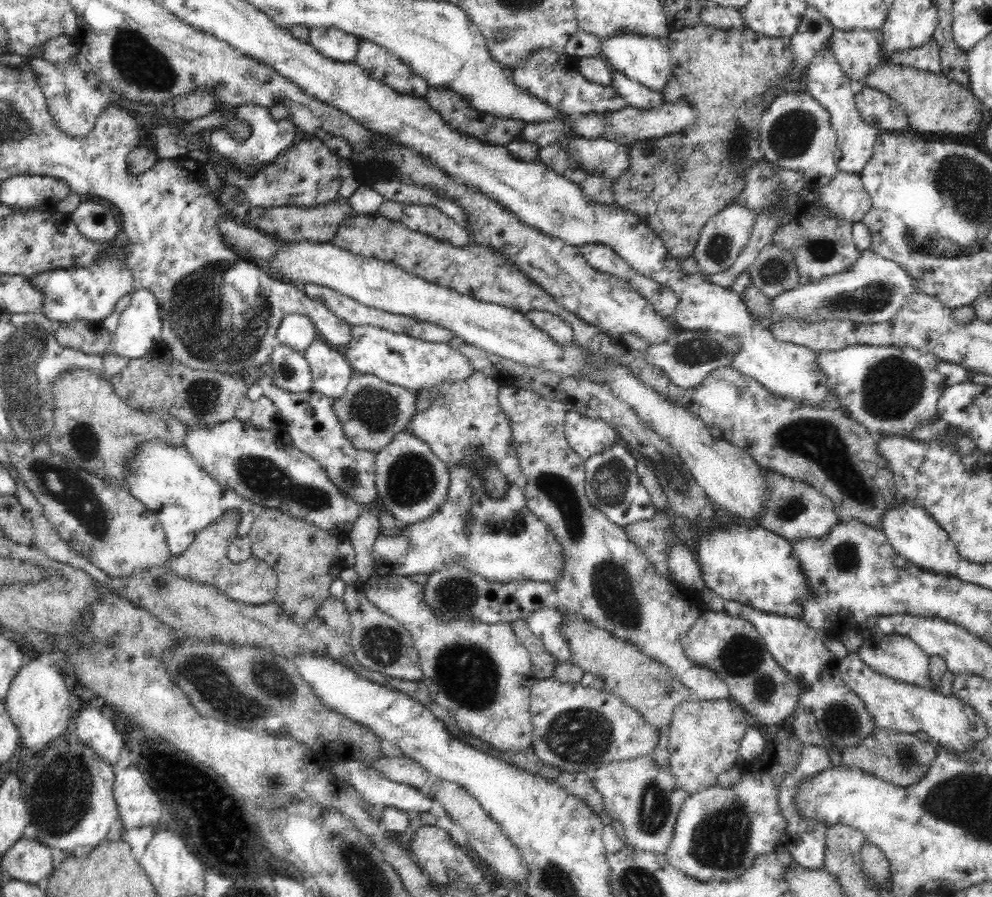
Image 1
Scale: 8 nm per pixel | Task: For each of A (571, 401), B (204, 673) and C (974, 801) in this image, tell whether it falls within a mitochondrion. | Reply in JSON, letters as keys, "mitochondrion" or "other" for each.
{"A":"other","B":"mitochondrion","C":"mitochondrion"}

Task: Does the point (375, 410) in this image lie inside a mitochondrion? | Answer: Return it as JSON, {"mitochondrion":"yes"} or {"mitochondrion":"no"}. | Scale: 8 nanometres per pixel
{"mitochondrion":"yes"}

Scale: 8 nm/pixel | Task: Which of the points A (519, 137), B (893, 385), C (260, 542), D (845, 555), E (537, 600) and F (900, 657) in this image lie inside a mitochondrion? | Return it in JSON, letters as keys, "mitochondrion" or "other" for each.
{"A":"other","B":"mitochondrion","C":"other","D":"mitochondrion","E":"other","F":"other"}

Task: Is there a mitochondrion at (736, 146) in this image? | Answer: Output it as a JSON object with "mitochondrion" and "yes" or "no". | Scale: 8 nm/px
{"mitochondrion":"yes"}

